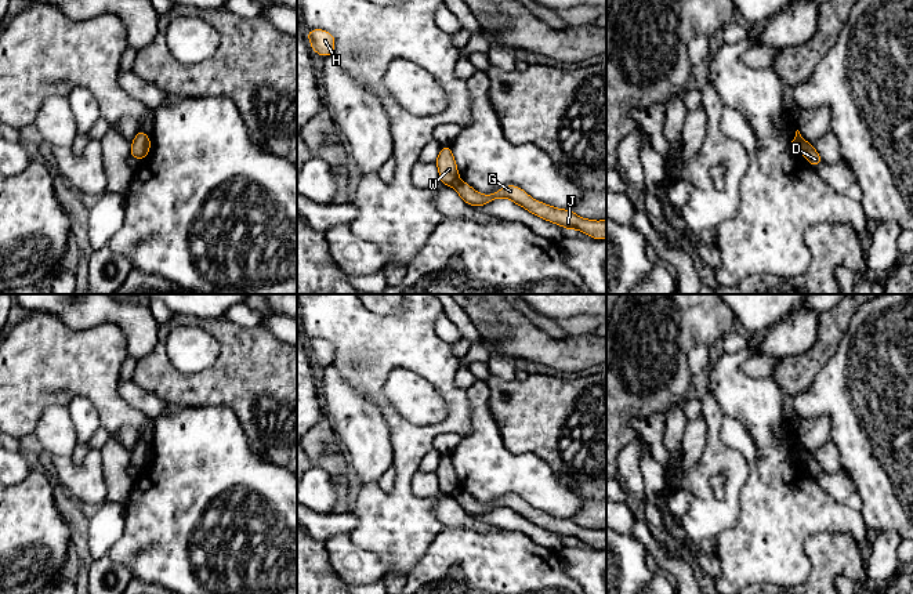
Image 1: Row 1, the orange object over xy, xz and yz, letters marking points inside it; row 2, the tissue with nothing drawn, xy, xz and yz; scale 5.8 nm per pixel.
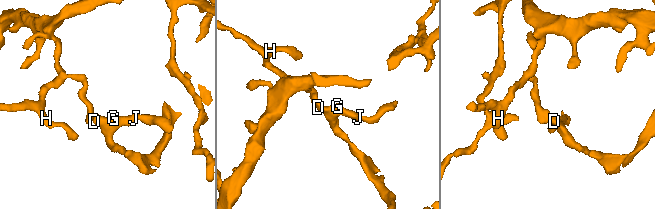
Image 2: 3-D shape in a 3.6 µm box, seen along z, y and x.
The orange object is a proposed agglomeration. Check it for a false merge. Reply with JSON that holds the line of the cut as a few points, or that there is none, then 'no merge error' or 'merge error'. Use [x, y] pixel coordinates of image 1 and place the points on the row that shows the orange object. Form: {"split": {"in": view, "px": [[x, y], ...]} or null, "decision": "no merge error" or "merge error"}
{"split": {"in": "yz", "px": [[804, 141], [801, 152]]}, "decision": "merge error"}

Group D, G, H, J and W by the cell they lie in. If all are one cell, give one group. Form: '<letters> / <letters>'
D G J / H W

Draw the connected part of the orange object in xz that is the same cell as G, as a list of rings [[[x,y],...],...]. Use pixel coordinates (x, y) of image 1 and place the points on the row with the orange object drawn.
[[[457,181],[453,188],[459,193],[459,196],[472,207],[485,206],[494,199],[506,198],[512,200],[515,204],[526,209],[529,213],[552,224],[558,224],[568,231],[579,229],[593,239],[606,239],[606,220],[594,221],[582,218],[573,210],[557,209],[554,206],[541,203],[539,200],[535,200],[517,185],[503,186],[501,189],[497,189],[490,195],[482,195],[477,192],[464,181]]]

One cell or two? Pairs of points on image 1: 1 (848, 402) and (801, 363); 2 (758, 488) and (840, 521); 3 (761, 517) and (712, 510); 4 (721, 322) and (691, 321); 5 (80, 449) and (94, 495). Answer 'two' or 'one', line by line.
1: two
2: one
3: two
4: one
5: two

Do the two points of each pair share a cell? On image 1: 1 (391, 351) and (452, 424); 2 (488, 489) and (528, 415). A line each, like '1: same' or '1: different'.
1: same
2: different

